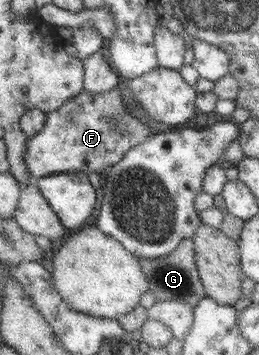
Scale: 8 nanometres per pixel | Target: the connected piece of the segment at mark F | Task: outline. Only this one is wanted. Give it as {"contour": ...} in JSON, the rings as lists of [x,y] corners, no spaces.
{"contour":[[[115,87],[101,94],[83,90],[81,95],[67,101],[59,111],[49,113],[45,128],[39,134],[27,138],[29,149],[25,153],[25,162],[31,176],[38,180],[71,171],[107,173],[133,147],[155,135],[146,122],[131,116],[125,107],[121,90]]]}

